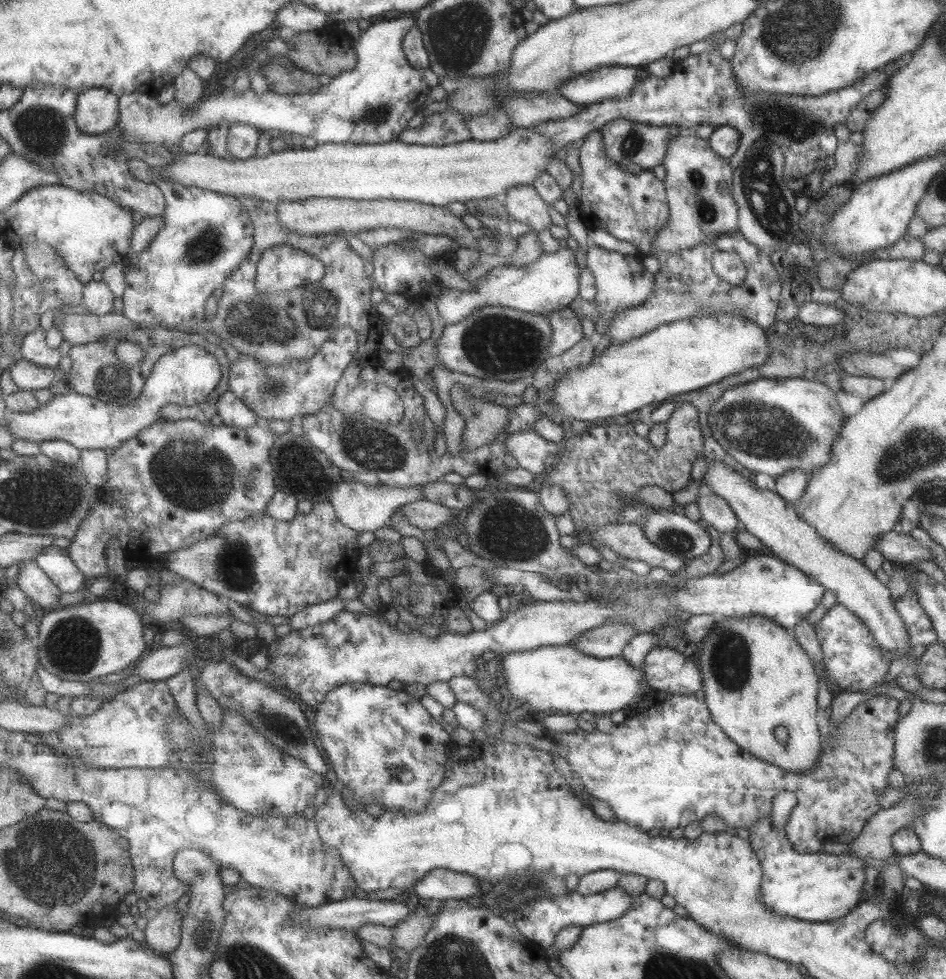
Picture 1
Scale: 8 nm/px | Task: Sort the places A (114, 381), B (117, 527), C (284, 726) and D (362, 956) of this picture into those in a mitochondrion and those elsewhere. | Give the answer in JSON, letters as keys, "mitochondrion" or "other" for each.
{"A":"mitochondrion","B":"other","C":"mitochondrion","D":"other"}

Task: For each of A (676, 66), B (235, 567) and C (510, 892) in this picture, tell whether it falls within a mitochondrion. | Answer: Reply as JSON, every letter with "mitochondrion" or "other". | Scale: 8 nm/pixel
{"A":"other","B":"mitochondrion","C":"mitochondrion"}

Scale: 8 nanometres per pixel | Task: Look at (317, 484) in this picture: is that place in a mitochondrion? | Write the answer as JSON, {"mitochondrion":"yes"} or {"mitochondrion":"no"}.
{"mitochondrion":"no"}

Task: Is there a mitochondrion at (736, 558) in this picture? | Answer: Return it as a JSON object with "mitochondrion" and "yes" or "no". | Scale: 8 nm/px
{"mitochondrion":"no"}

